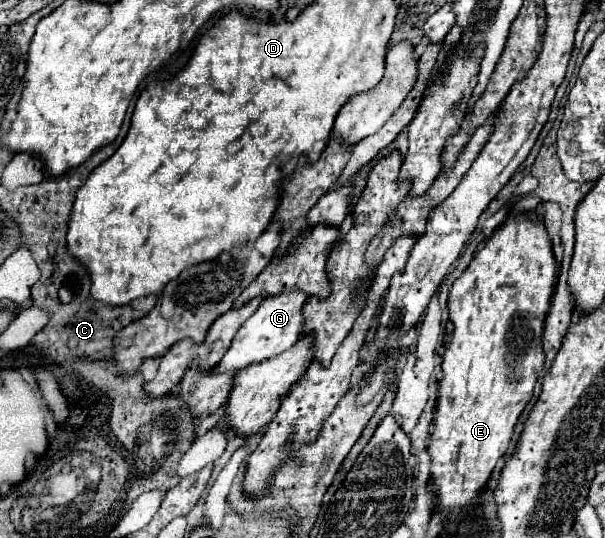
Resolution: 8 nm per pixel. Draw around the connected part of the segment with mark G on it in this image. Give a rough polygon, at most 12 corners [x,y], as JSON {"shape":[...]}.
{"shape":[[308,293],[264,299],[216,371],[290,349],[304,333]]}

